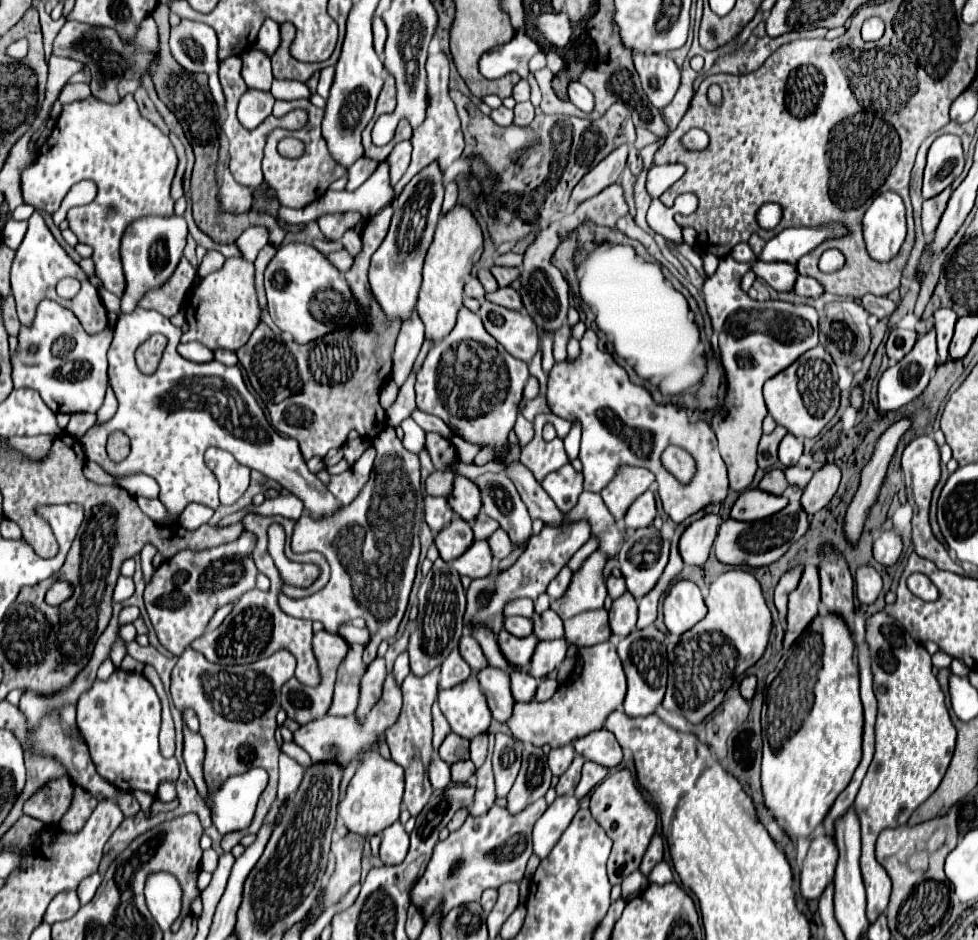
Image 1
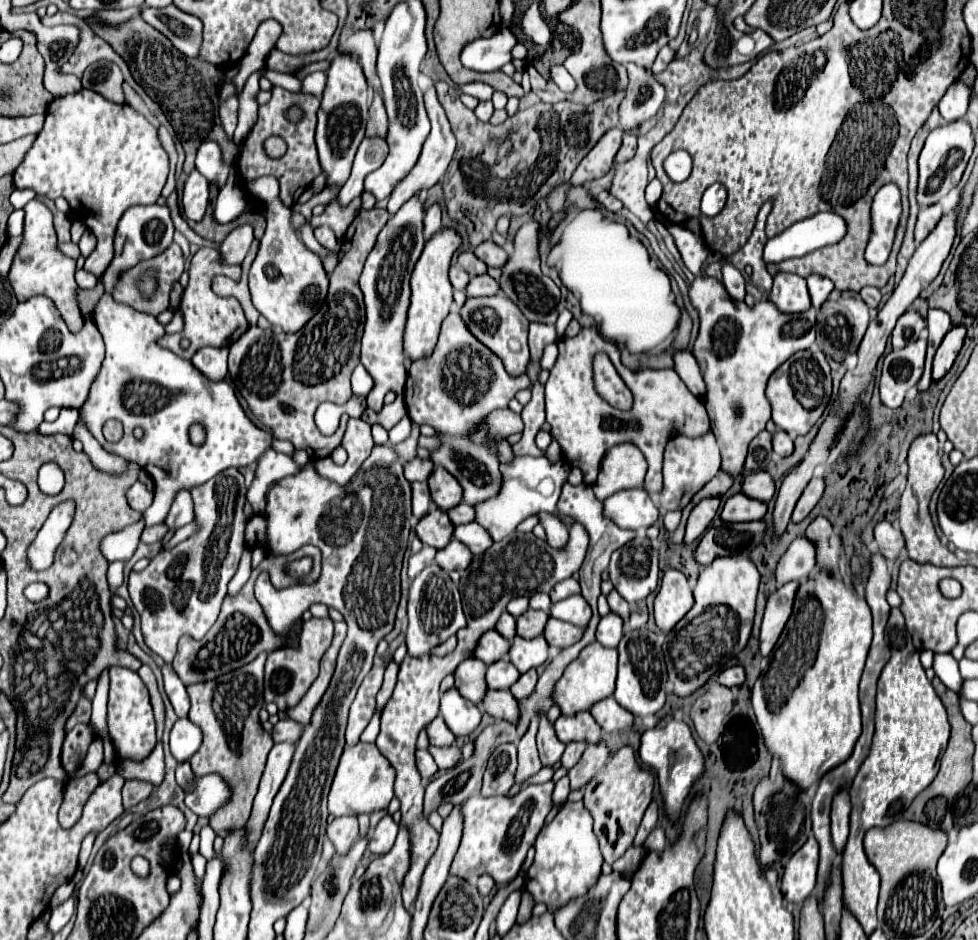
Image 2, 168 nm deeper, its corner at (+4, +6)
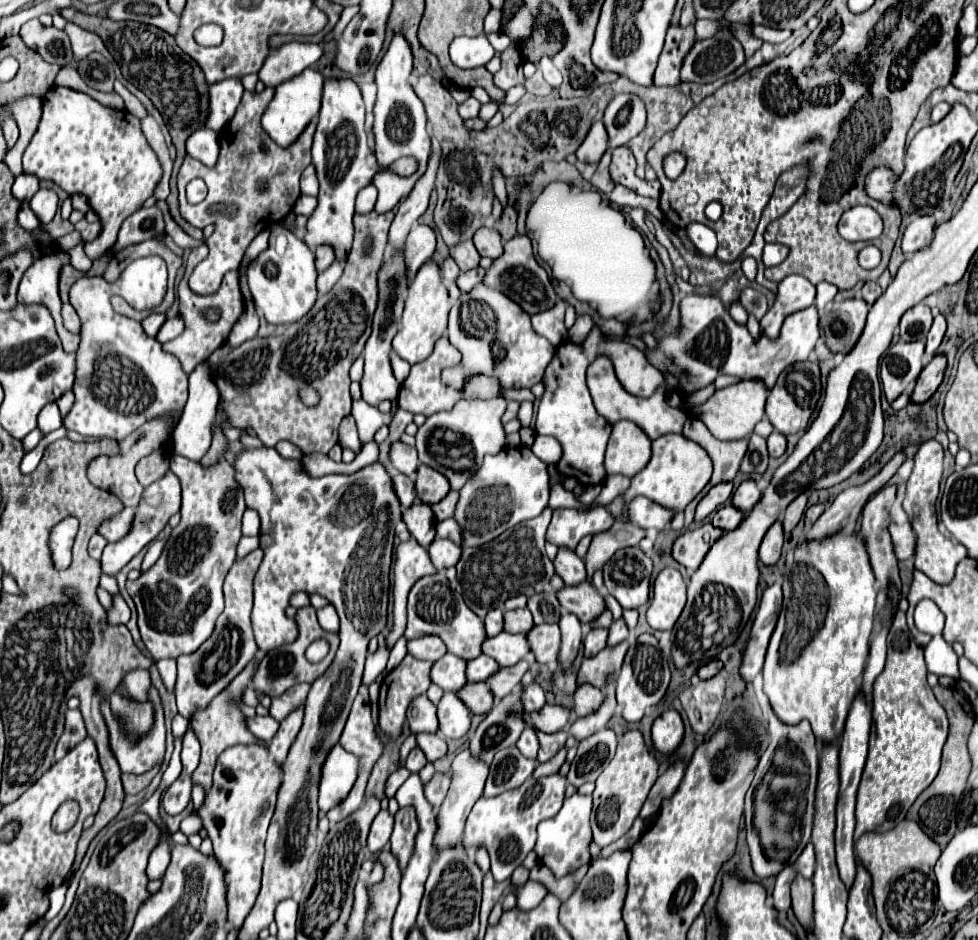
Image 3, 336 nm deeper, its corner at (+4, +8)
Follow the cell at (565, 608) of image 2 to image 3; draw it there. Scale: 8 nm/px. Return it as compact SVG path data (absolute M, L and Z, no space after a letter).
M563 613L559 619L559 627L561 627L559 661L565 665L565 669L569 669L571 661L577 655L579 643L581 643L581 621L573 613Z

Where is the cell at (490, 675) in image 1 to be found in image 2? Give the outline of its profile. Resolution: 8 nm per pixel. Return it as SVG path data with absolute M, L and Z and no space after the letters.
M465 659L457 665L457 669L453 671L455 675L455 689L461 691L461 695L469 701L473 701L475 705L481 703L487 685L485 685L485 663L481 663L479 659Z

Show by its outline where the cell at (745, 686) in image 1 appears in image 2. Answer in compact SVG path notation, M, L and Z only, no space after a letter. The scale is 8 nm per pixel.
M735 665L735 667L729 667L729 669L721 671L717 681L719 681L721 685L725 685L725 687L739 687L739 685L745 681L745 673L743 673L743 667Z

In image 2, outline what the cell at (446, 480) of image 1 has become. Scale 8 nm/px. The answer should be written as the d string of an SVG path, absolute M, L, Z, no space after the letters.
M419 457L411 459L411 461L405 463L405 467L403 467L403 475L405 475L405 479L409 479L411 483L413 483L413 481L427 481L429 475L431 475L431 471L433 471L433 463L431 463L429 459L419 459Z

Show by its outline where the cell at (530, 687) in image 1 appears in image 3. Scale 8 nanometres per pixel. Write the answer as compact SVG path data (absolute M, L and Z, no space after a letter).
M481 655L473 661L467 663L467 677L471 683L477 683L477 681L487 681L493 673L499 671L499 665L497 661L493 661L491 657L487 655Z

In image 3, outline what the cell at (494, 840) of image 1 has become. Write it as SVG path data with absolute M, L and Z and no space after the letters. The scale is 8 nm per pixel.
M549 775L539 779L527 779L519 789L513 789L509 793L501 793L497 797L479 797L479 801L473 805L465 835L463 835L463 847L465 849L479 849L485 847L491 857L491 873L495 881L505 881L513 875L513 871L523 863L527 853L535 847L537 839L537 825L543 819L553 817L561 805L565 795L565 777Z

